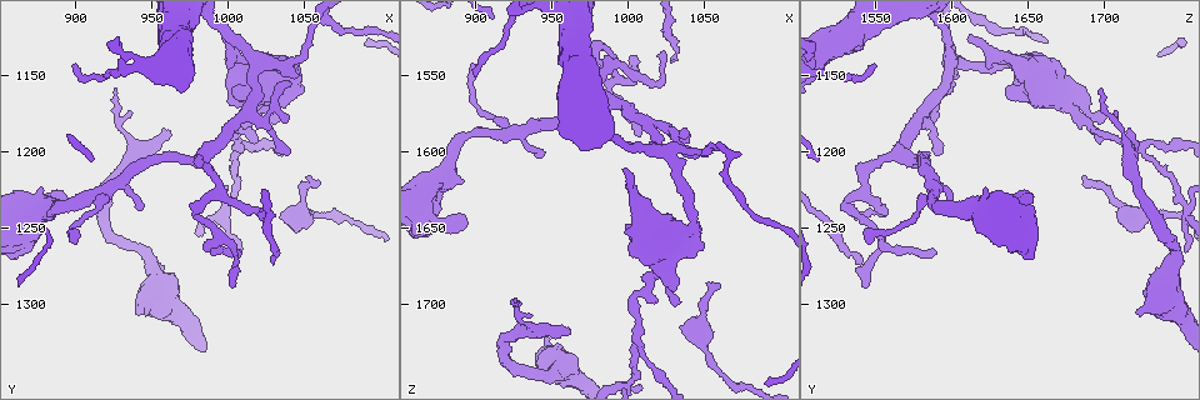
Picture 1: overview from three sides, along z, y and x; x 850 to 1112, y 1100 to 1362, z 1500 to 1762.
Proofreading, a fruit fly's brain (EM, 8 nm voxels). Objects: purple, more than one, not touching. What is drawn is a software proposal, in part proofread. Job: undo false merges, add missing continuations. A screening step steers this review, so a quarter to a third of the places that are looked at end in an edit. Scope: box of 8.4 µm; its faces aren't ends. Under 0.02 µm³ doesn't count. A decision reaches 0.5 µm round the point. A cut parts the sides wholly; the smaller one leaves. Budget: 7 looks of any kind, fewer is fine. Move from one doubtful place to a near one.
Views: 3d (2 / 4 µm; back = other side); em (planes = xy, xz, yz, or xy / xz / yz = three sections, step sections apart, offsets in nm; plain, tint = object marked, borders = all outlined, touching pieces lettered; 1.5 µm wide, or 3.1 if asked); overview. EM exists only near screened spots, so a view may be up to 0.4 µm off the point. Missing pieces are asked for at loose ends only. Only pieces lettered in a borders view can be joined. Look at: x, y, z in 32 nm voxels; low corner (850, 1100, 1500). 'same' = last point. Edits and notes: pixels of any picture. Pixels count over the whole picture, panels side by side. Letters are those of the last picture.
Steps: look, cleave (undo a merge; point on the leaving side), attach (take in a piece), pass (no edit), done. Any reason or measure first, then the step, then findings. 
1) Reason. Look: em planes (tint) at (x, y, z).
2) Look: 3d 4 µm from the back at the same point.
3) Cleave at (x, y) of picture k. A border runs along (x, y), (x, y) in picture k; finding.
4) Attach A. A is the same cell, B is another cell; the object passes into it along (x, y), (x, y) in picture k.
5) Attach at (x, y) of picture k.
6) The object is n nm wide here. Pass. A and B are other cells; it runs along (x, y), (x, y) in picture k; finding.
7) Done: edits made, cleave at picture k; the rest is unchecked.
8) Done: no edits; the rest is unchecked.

Thick turns thin. Look: em planes (borders) at (1014, 1180, 1688).

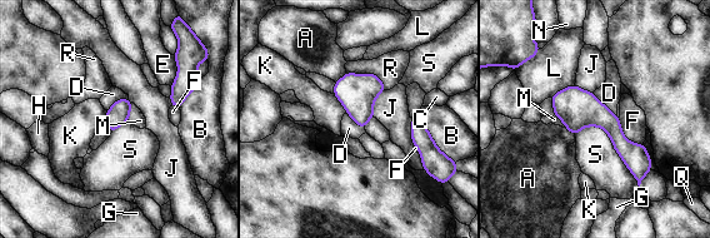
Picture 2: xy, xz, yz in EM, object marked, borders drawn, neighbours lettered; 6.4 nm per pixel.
The object is 140 nm wide here. Pass. A, B, C, D, E, F, G, H, J, K, L, M, N, Q, R and S are other cells; one neuron here.

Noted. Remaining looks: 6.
Free end. Look: em planes (plain) at (898, 1142, 1548).

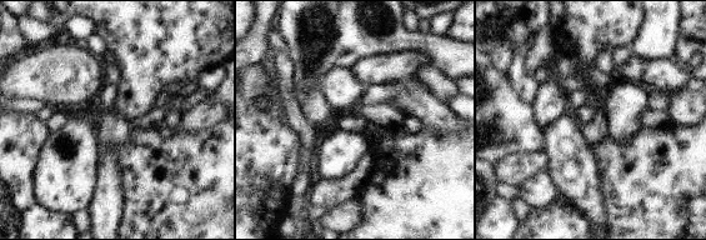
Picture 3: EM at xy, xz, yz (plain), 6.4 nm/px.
Look: em planes (borders) at the same point.

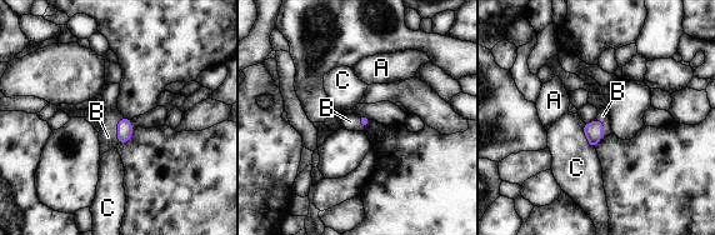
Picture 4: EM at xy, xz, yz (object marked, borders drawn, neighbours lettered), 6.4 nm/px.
Attach B. B is the same cell, A and C are other cells; the object passes into it along (593, 130), (603, 130), (603, 115) in picture 4; it goes on there.

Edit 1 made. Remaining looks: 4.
See it whole again. Look: overview.

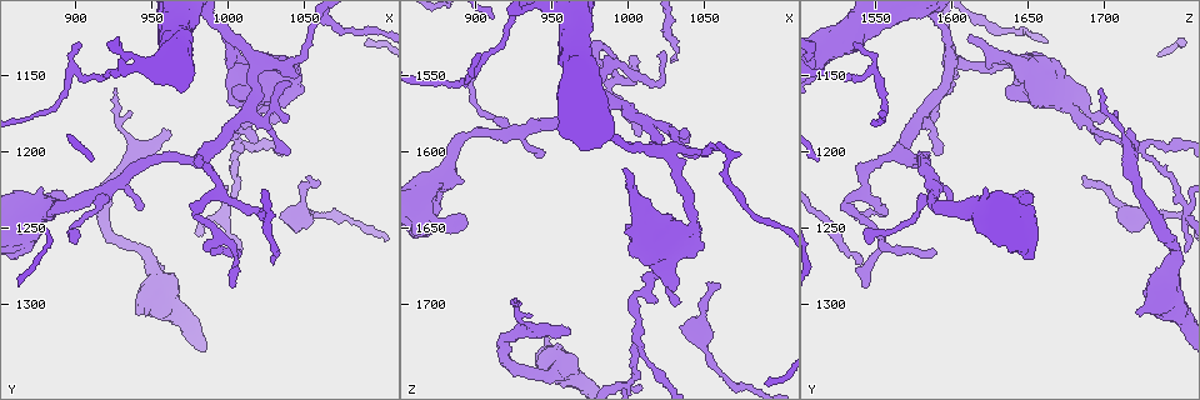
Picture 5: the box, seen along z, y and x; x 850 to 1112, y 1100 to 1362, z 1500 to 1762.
Branch stops here. Look: em planes (borders) at (962, 1186, 1718).

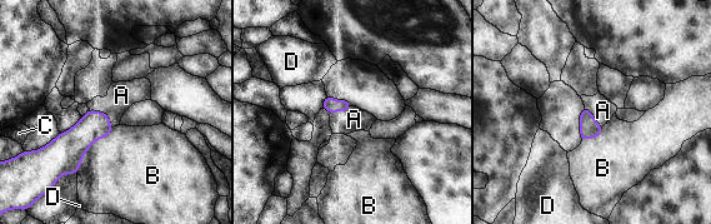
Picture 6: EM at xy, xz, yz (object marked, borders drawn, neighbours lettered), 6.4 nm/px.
The longest contact is with B, 380 nm. Attach A. A is the same cell, B, C and D are other cells; the object passes into it along (78, 139), (104, 112), (121, 95) in picture 6; it goes on there.

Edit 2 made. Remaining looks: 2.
Done: edits made, attach at picture 4, attach at picture 6; the rest is unchecked.

